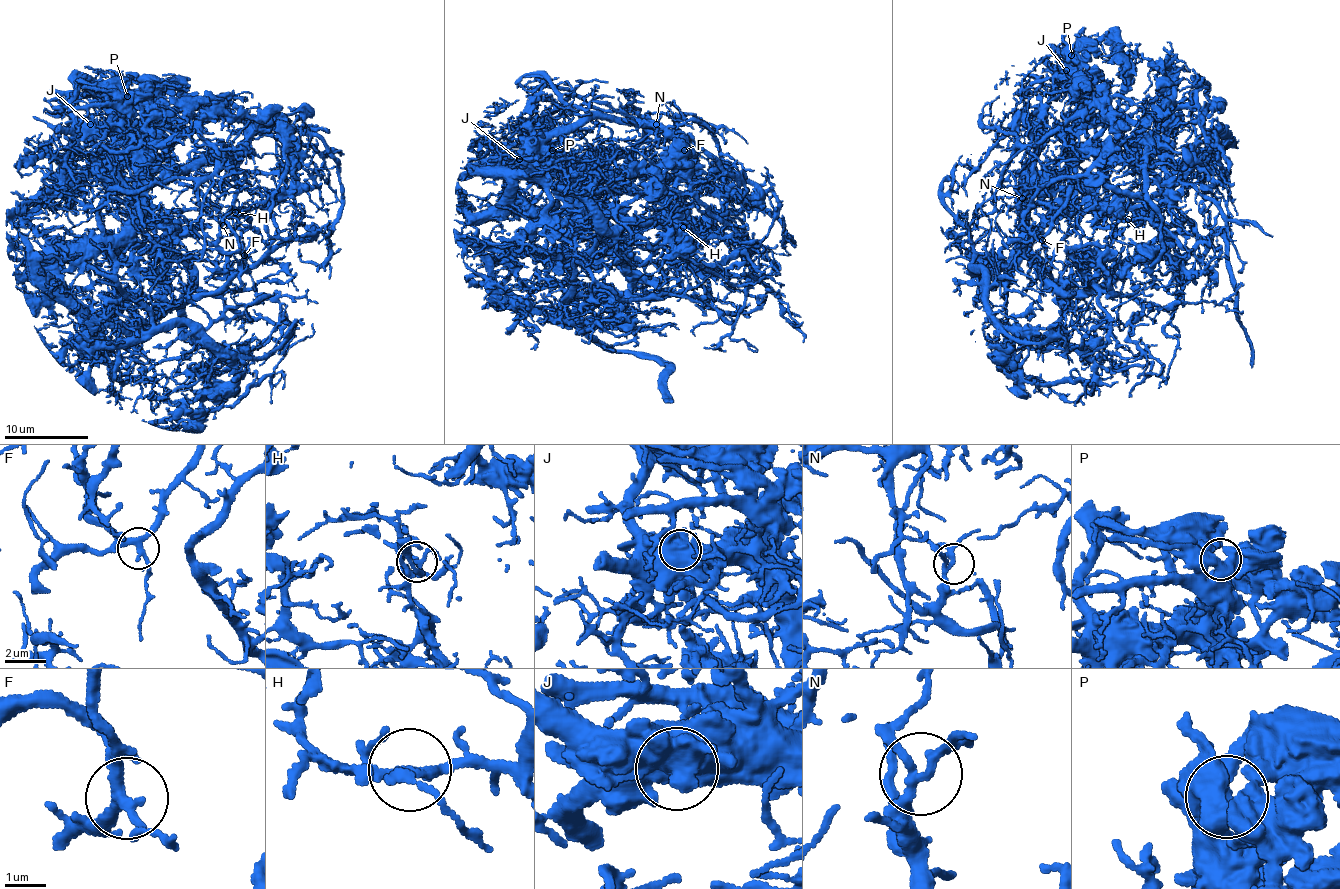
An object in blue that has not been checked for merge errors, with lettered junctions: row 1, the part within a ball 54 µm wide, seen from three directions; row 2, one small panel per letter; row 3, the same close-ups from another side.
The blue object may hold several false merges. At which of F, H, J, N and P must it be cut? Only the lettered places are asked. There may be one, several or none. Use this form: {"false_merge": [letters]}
{"false_merge": []}

